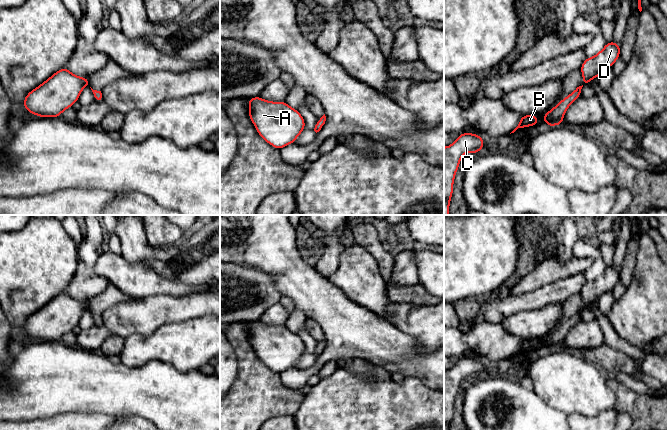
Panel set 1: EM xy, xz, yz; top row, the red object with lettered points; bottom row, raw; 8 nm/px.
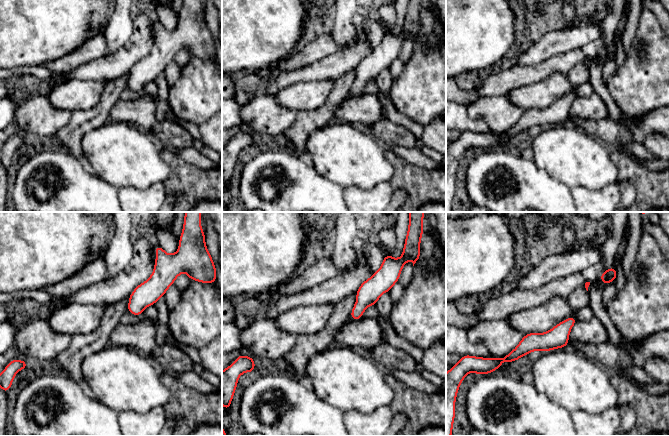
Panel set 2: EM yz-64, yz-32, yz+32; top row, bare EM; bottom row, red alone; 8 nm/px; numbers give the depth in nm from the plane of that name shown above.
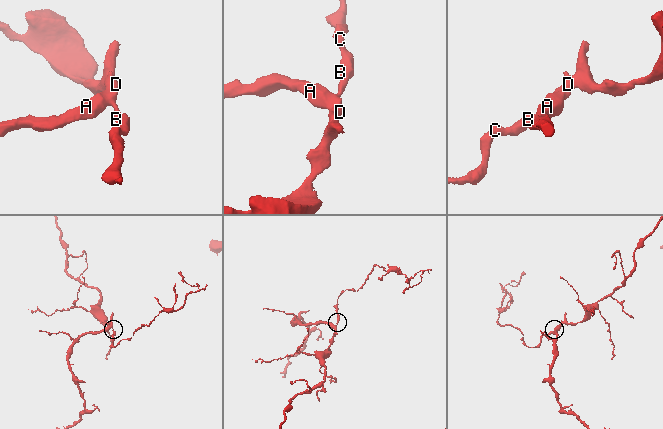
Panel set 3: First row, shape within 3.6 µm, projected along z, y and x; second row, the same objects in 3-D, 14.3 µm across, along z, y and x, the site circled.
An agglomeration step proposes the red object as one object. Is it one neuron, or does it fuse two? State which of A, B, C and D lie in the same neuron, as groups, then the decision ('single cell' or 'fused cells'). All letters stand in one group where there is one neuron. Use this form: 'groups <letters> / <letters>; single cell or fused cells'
groups A B C D; single cell

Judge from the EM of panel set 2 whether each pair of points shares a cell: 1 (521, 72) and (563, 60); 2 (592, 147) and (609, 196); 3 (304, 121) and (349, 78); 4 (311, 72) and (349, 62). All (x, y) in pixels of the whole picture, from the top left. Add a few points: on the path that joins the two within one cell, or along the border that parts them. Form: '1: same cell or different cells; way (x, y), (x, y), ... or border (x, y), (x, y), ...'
1: same cell; way (531, 72), (538, 72), (553, 65)
2: different cells; border (617, 181), (598, 189), (588, 189), (582, 186)
3: same cell; way (317, 117), (333, 101), (339, 91)
4: same cell; way (320, 70), (340, 63)

